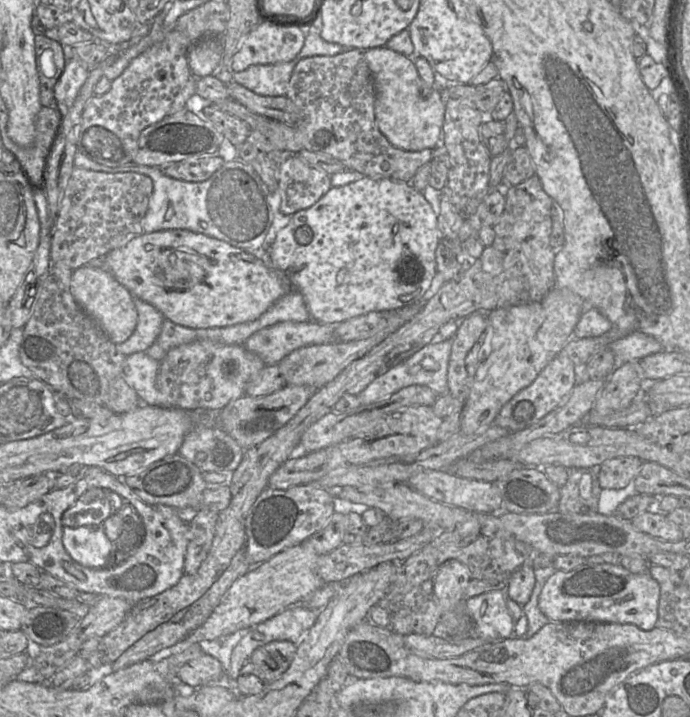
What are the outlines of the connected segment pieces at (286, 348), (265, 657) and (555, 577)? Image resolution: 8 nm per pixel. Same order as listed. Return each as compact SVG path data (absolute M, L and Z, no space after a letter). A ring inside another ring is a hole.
M284 321L258 330L243 346L258 355L266 366L275 365L298 348L336 342L335 327L315 321Z
M272 641L254 650L250 662L259 668L271 683L287 671L295 656L296 649L297 645L290 641Z
M582 564L570 571L557 570L545 582L538 599L540 611L550 622L603 622L634 624L641 630L657 627L660 586L647 572L633 574L622 566L612 564Z

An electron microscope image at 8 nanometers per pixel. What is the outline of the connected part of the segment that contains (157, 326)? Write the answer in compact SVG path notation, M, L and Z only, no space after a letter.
M134 297L138 314L136 328L124 342L116 344L117 350L125 356L144 352L157 339L165 317L154 306Z

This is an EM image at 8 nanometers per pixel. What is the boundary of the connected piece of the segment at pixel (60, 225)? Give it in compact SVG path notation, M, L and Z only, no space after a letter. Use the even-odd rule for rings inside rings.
M74 166L52 232L50 258L52 263L62 263L75 270L91 260L106 256L110 251L124 246L134 236L141 234L141 221L148 209L153 192L152 179L135 172L105 173Z

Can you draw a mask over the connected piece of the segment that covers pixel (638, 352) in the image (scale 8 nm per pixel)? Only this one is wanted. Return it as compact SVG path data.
M632 332L608 345L613 351L617 365L640 359L663 351L659 341L650 335L642 332Z

